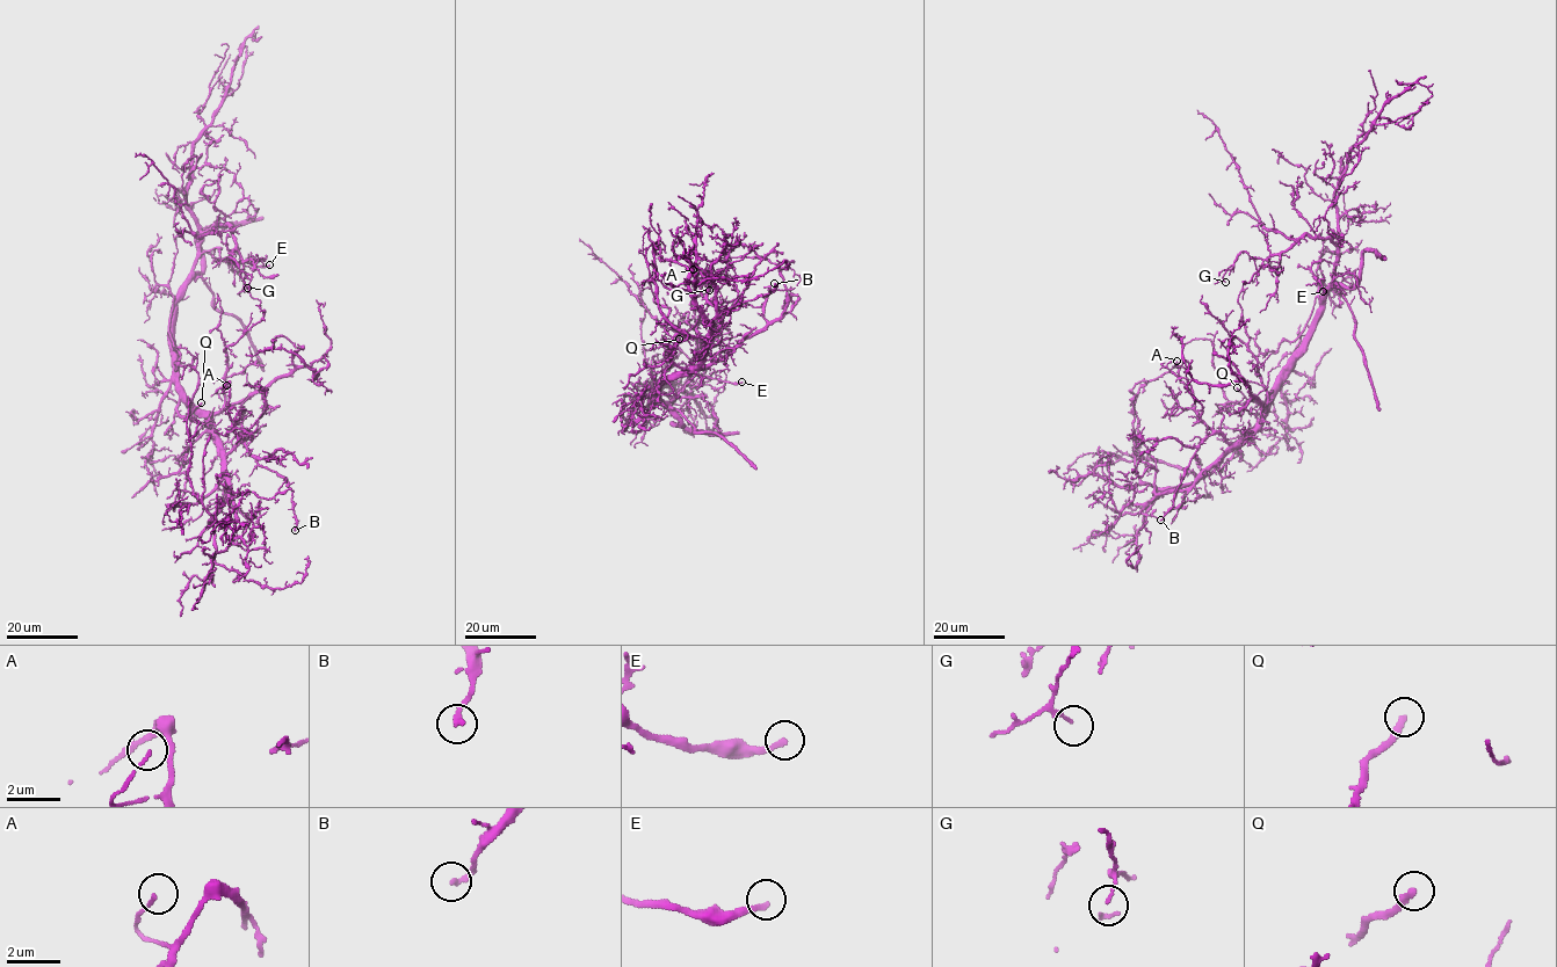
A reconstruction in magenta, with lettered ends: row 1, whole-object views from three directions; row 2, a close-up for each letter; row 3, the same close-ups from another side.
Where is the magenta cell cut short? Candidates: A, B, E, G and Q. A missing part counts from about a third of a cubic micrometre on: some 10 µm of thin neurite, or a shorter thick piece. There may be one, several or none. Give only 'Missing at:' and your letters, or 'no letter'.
Missing at: E, Q

